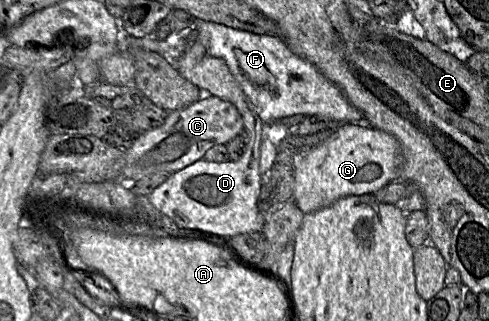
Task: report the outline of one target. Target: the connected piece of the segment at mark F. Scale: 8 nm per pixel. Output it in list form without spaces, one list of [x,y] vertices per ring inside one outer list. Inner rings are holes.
[[[196,19],[196,29],[198,30],[197,39],[205,46],[206,55],[225,61],[231,74],[239,83],[263,123],[277,122],[282,118],[295,114],[304,114],[307,116],[324,116],[337,123],[351,123],[361,127],[371,127],[363,114],[347,100],[343,92],[312,63],[295,54],[282,38],[259,35],[201,19]]]

